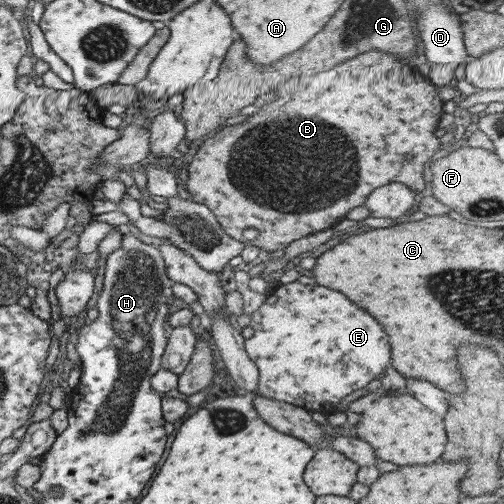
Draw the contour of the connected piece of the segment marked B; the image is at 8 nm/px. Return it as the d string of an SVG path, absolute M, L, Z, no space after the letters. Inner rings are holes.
M367 50L367 52L345 60L343 64L337 64L335 68L325 70L323 74L313 74L313 76L301 74L289 78L289 80L283 80L275 89L273 92L277 95L277 99L260 106L256 113L249 115L243 122L223 126L223 130L219 130L219 134L213 134L211 138L203 139L203 142L193 149L191 161L185 166L187 181L181 184L185 184L187 190L181 191L181 194L197 204L206 206L214 214L225 234L246 243L243 230L251 228L251 230L257 230L257 236L249 241L250 244L269 252L279 251L279 248L285 248L287 244L293 243L303 236L333 227L341 221L341 218L344 218L351 208L361 206L369 192L373 192L375 188L381 188L385 184L399 182L410 187L417 197L421 196L419 193L425 188L423 168L435 151L442 147L439 144L439 137L434 136L433 132L437 129L437 120L444 108L443 102L437 97L436 87L429 82L424 69L409 67L399 59L397 54L387 54L381 50Z

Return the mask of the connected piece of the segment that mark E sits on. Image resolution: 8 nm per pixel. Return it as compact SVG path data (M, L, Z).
M298 281L279 284L259 309L250 314L250 319L253 335L243 341L243 349L257 368L258 394L273 401L285 402L309 412L319 411L323 415L345 411L356 396L363 397L360 389L391 364L389 338L377 320L343 294L317 284L301 284Z

